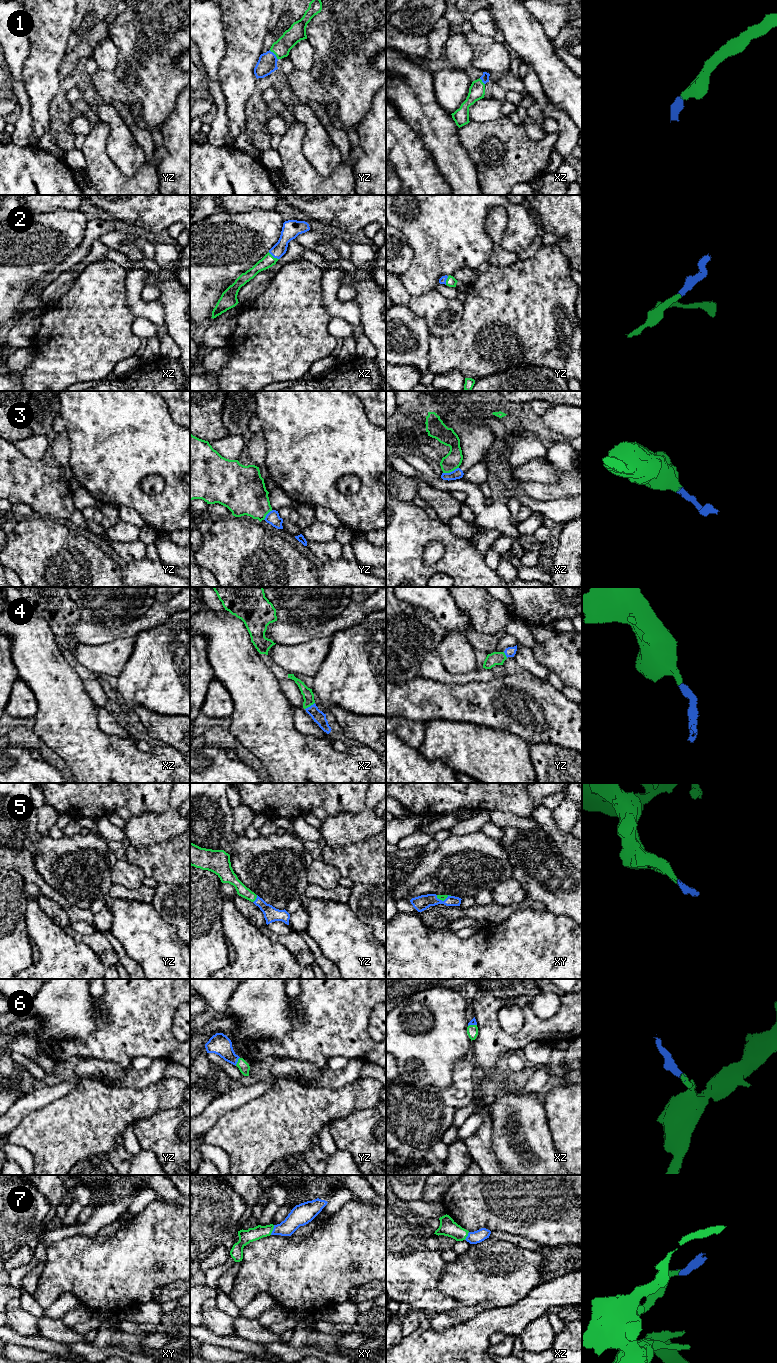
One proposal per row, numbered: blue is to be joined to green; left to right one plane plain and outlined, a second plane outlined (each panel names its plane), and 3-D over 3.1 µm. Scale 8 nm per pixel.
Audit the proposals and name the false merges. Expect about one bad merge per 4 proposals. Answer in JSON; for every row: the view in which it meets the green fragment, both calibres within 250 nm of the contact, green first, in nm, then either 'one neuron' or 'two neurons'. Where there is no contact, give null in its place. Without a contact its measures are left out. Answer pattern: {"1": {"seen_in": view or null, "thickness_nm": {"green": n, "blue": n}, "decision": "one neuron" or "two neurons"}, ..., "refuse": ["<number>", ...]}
{"1": {"seen_in": "yz", "thickness_nm": {"green": 140, "blue": 160}, "decision": "one neuron"}, "2": {"seen_in": "xz", "thickness_nm": {"green": 100, "blue": 140}, "decision": "one neuron"}, "3": {"seen_in": "xz", "thickness_nm": {"green": 140, "blue": 80}, "decision": "two neurons"}, "4": {"seen_in": "xz", "thickness_nm": {"green": 90, "blue": 100}, "decision": "one neuron"}, "5": {"seen_in": "yz", "thickness_nm": {"green": 90, "blue": 120}, "decision": "one neuron"}, "6": {"seen_in": "yz", "thickness_nm": {"green": 90, "blue": 170}, "decision": "one neuron"}, "7": {"seen_in": "xy", "thickness_nm": {"green": 110, "blue": 160}, "decision": "one neuron"}, "refuse": ["3"]}

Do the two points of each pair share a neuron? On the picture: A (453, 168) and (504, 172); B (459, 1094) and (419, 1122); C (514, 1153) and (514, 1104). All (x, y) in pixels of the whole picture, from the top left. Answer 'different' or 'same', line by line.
A: different
B: same
C: same

